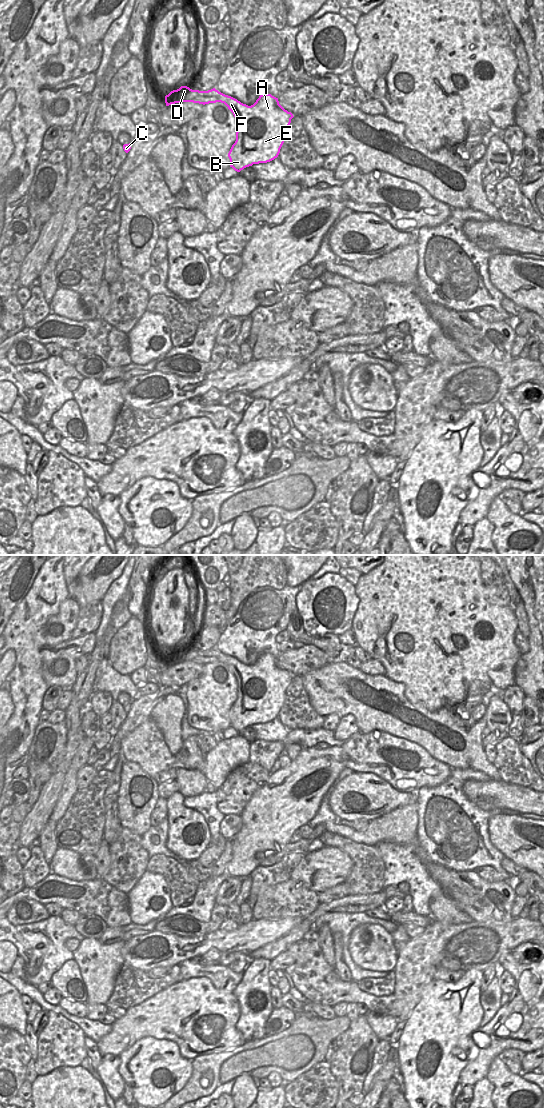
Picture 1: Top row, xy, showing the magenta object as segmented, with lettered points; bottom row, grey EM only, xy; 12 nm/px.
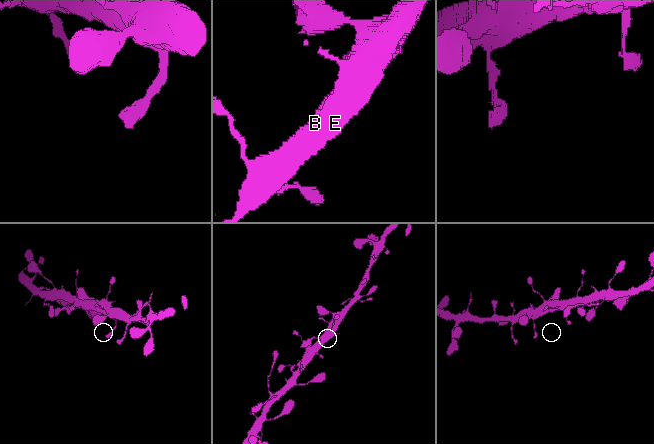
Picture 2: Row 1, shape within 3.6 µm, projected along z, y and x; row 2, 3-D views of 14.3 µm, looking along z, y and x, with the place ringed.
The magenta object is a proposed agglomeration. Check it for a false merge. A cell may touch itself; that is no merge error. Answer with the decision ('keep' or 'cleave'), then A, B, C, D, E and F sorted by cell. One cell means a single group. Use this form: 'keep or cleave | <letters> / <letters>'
keep | A B C D E F

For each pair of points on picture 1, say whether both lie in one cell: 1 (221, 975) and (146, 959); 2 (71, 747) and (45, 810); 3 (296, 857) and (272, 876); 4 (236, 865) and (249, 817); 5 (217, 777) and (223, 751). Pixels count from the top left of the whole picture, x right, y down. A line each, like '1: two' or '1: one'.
1: two
2: one
3: one
4: one
5: one

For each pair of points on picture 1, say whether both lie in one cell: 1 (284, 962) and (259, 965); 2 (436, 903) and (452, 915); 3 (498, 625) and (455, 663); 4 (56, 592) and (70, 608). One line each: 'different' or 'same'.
1: different
2: same
3: same
4: different

